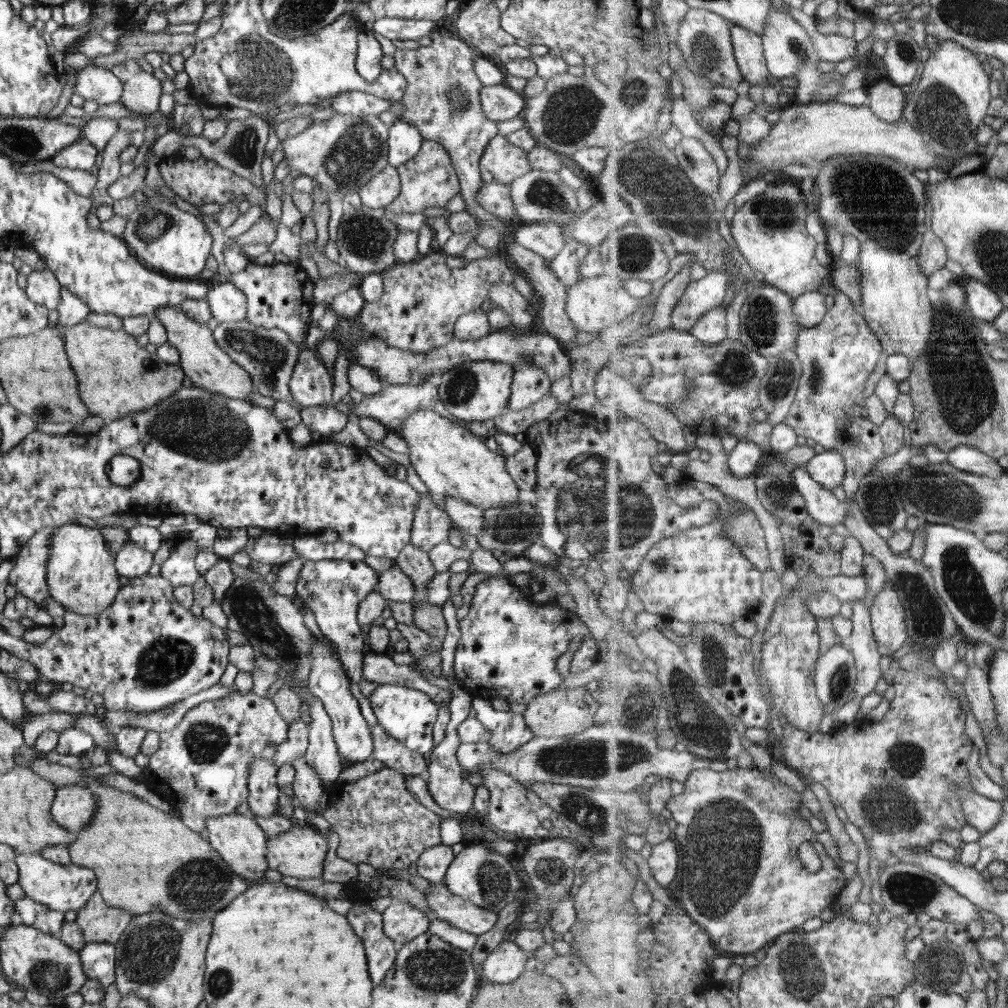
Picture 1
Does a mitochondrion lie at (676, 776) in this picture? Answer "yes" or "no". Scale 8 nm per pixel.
no

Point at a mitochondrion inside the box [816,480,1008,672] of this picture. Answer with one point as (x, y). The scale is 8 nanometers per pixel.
(963, 584)

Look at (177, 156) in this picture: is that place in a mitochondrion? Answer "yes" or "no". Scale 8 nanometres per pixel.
no

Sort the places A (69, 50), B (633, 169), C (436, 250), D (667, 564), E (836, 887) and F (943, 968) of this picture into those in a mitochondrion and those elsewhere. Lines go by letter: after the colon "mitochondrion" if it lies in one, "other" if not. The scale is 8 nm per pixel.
A: other
B: mitochondrion
C: other
D: mitochondrion
E: other
F: mitochondrion

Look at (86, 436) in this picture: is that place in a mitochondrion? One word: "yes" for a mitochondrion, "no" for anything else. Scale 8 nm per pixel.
no

